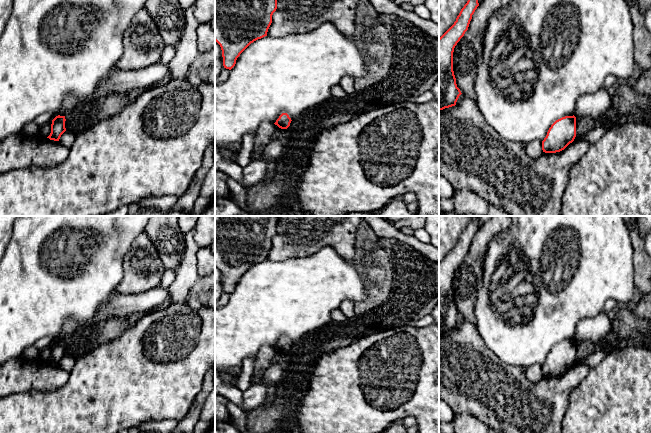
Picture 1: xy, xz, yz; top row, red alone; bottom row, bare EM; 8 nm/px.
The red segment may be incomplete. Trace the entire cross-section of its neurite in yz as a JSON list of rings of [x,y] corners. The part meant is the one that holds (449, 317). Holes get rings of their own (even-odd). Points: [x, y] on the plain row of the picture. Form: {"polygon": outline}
{"polygon": [[[471,216],[454,248],[439,262],[439,334],[456,329],[462,318],[453,295],[453,276],[468,254],[472,239],[479,230],[479,216]]]}

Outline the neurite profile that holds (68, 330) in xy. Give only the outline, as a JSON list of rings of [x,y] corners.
[[[69,318],[66,321],[66,324],[63,328],[63,332],[61,336],[59,337],[60,340],[65,340],[66,338],[74,335],[74,329],[76,328],[76,324],[73,320],[73,318]]]

